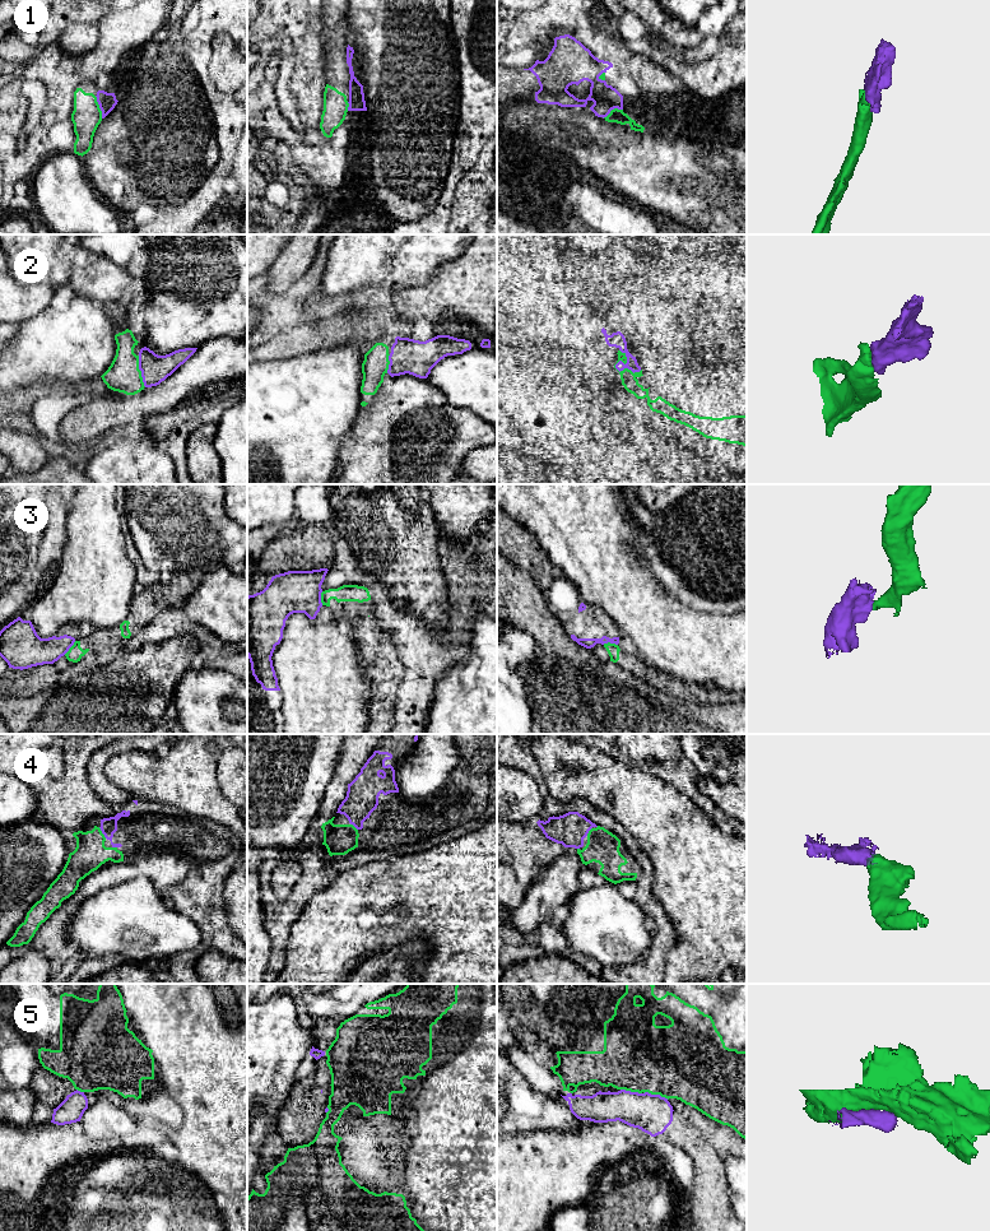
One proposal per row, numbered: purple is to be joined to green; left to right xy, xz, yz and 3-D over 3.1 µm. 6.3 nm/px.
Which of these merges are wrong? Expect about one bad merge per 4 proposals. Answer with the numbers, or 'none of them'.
3, 5

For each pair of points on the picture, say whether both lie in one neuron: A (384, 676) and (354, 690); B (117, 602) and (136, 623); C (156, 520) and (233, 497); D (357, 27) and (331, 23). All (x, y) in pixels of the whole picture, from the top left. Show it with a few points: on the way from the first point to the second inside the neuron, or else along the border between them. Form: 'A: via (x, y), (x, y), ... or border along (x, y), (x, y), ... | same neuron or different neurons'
A: border along (361, 654), (368, 679), (368, 714) | different neurons
B: border along (131, 600), (126, 617), (110, 630) | different neurons
C: border along (223, 497), (224, 512), (233, 521) | different neurons
D: border along (345, 21), (348, 33) | different neurons

